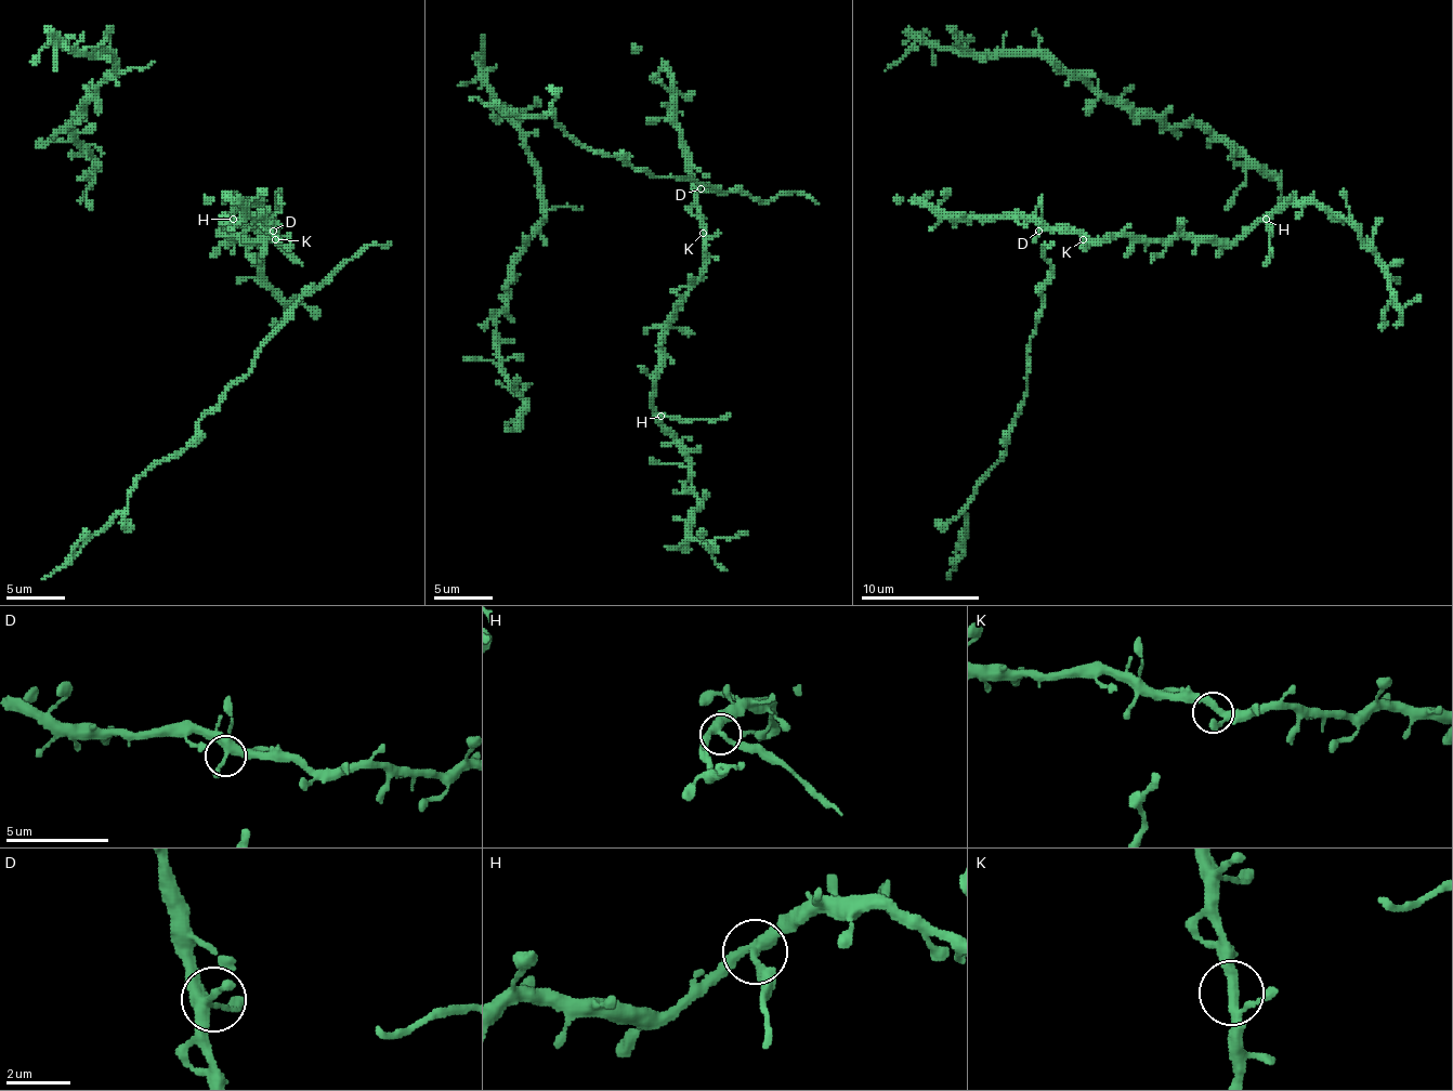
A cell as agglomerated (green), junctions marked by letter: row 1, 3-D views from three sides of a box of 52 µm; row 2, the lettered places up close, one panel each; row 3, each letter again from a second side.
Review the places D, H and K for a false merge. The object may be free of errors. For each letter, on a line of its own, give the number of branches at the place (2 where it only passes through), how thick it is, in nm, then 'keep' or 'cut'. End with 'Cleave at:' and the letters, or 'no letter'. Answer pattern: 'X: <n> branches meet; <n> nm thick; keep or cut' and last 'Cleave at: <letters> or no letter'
D: 3 branches meet; 320 nm thick; keep
H: 3 branches meet; 300 nm thick; cut
K: 3 branches meet; 280 nm thick; keep
Cleave at: H

